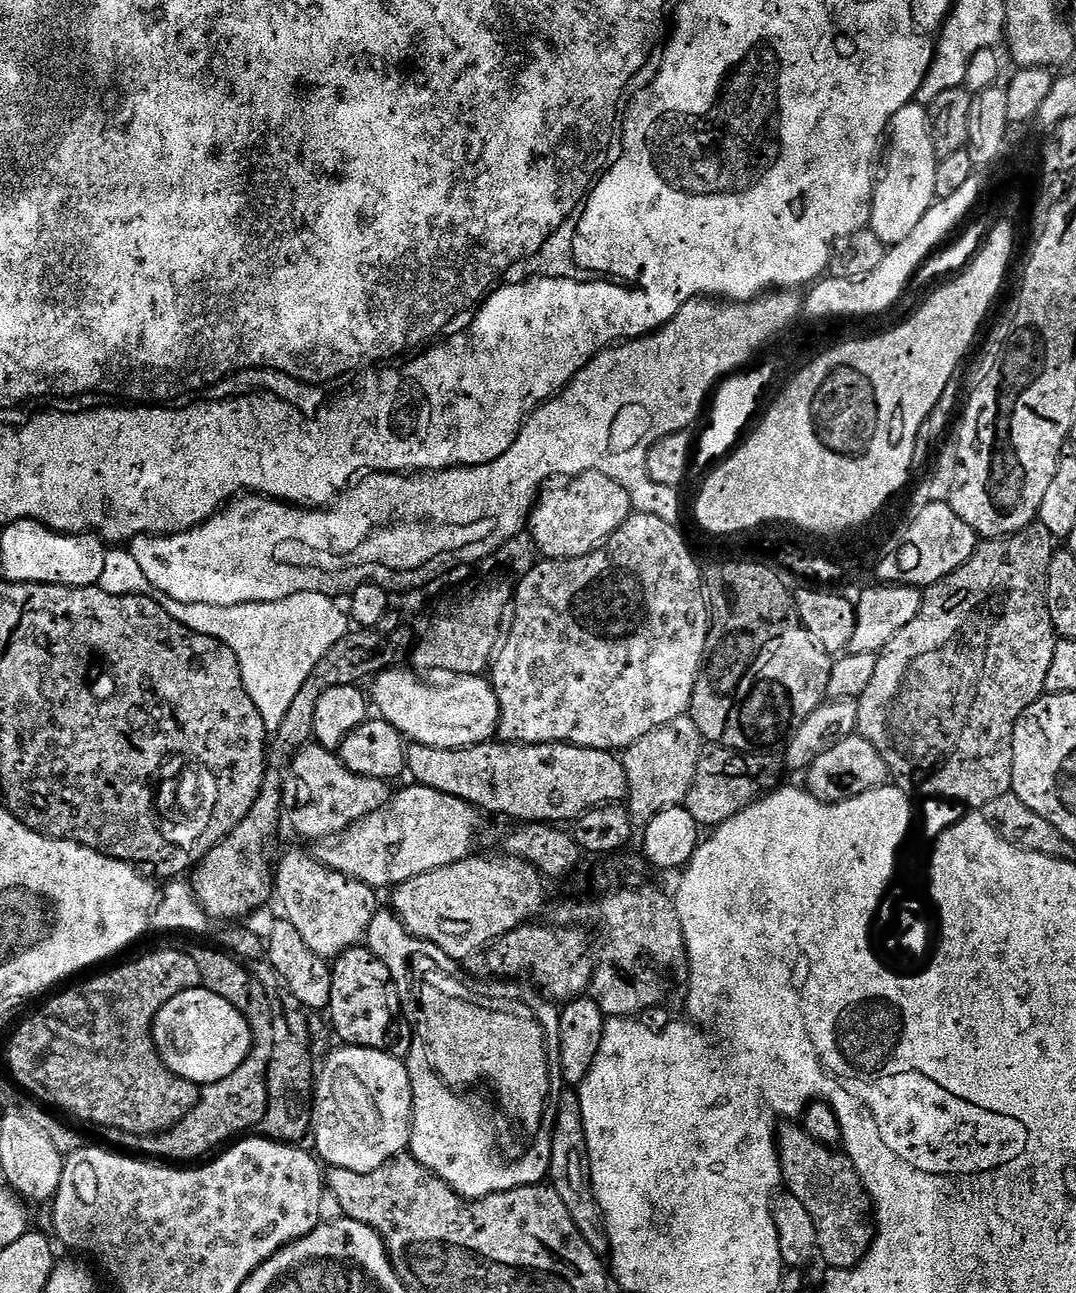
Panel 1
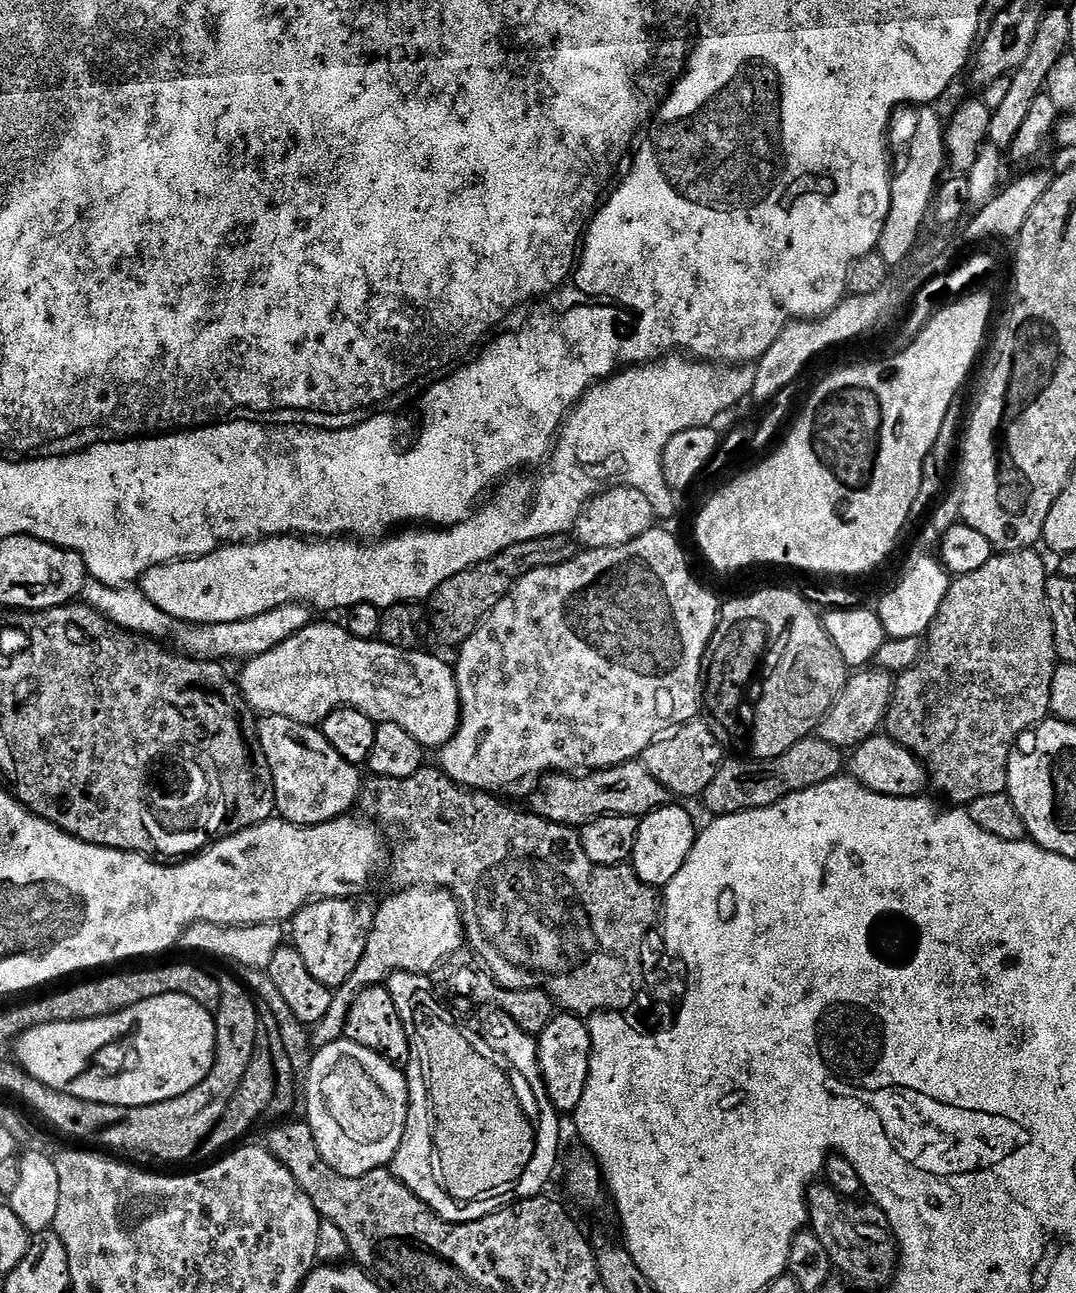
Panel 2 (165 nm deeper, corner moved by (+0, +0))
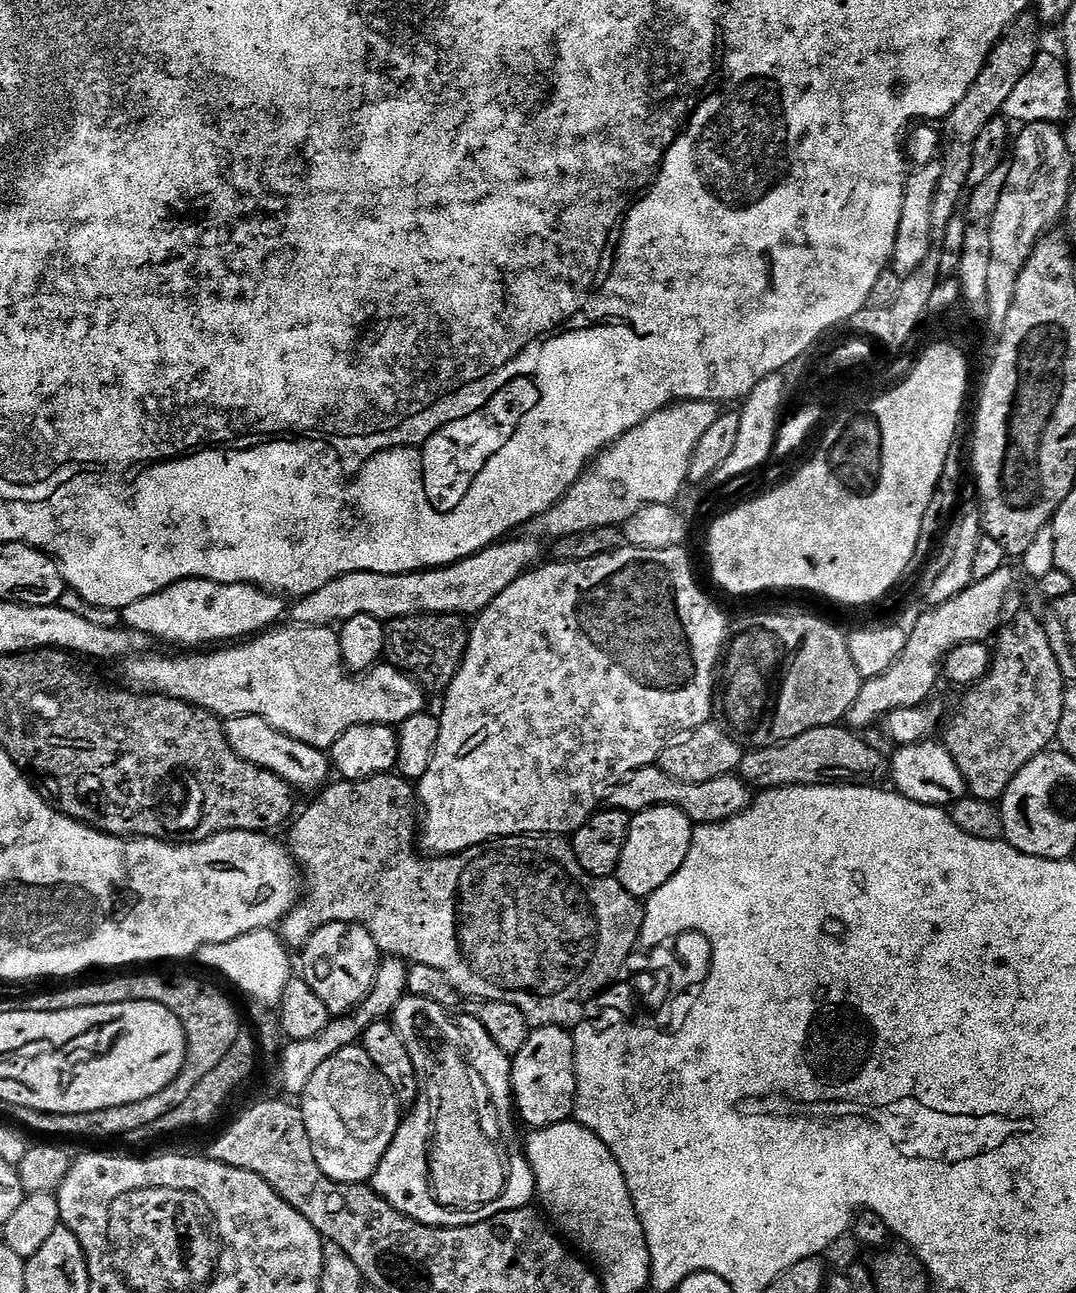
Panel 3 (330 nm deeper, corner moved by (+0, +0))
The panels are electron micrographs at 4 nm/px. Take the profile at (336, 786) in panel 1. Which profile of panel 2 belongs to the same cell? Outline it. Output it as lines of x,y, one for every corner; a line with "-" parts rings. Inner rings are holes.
264,716
256,725
256,733
260,735
260,745
274,778
279,819
314,826
347,816
357,807
362,787
361,769
346,762
330,746
319,727
294,722
294,718

